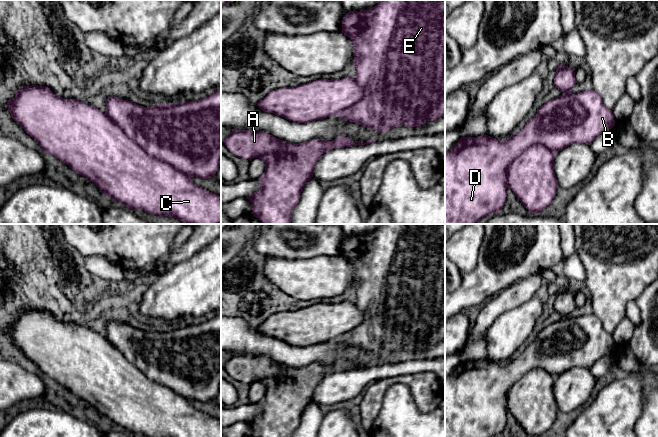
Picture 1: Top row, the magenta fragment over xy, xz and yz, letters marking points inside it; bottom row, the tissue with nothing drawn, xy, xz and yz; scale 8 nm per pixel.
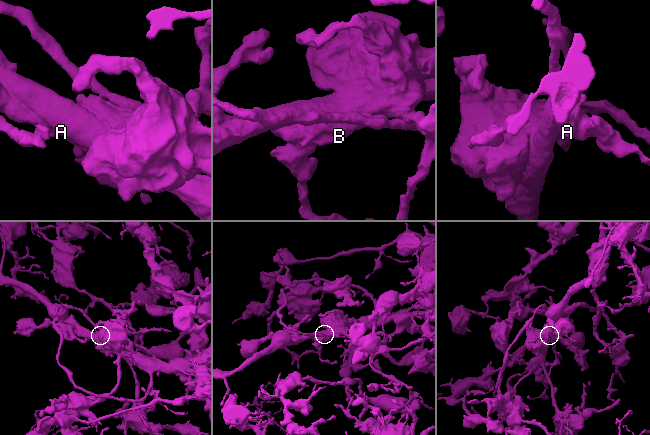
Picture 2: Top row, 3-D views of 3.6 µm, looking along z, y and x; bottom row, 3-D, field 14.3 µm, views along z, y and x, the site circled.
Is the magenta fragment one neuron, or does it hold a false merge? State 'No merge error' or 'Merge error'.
No merge error

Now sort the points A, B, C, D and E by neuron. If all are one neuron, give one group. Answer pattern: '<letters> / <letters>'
A B C D E

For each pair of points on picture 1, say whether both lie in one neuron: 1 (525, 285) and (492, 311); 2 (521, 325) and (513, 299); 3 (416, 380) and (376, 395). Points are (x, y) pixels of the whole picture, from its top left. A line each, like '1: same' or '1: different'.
1: same
2: different
3: same

